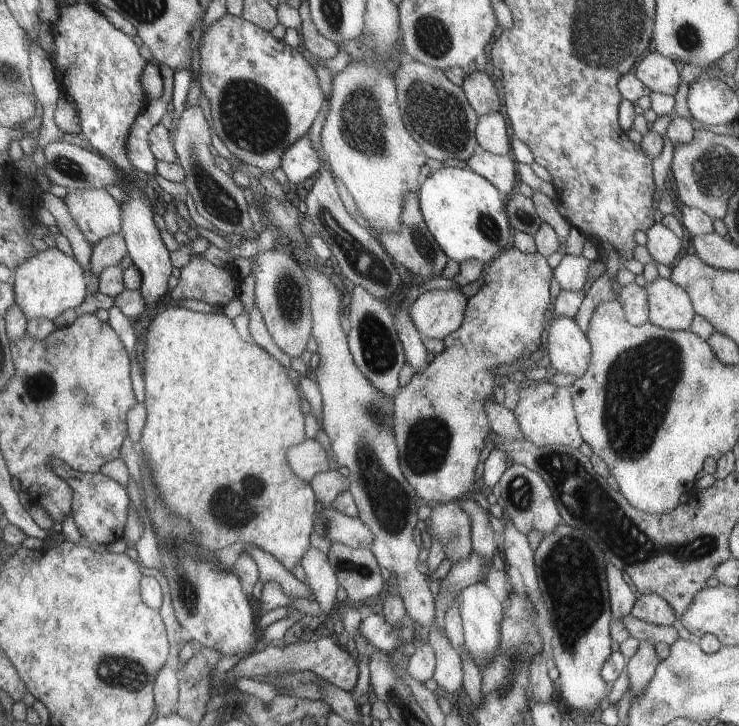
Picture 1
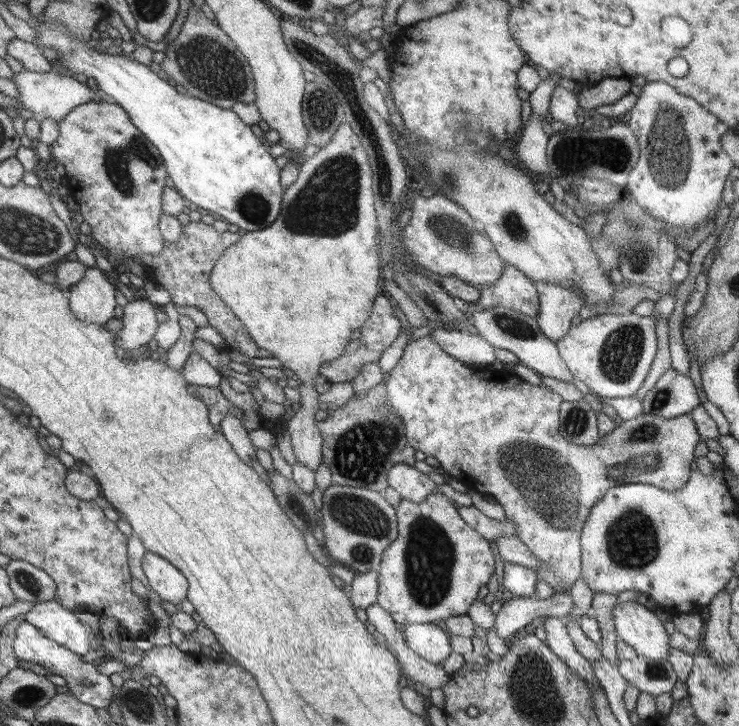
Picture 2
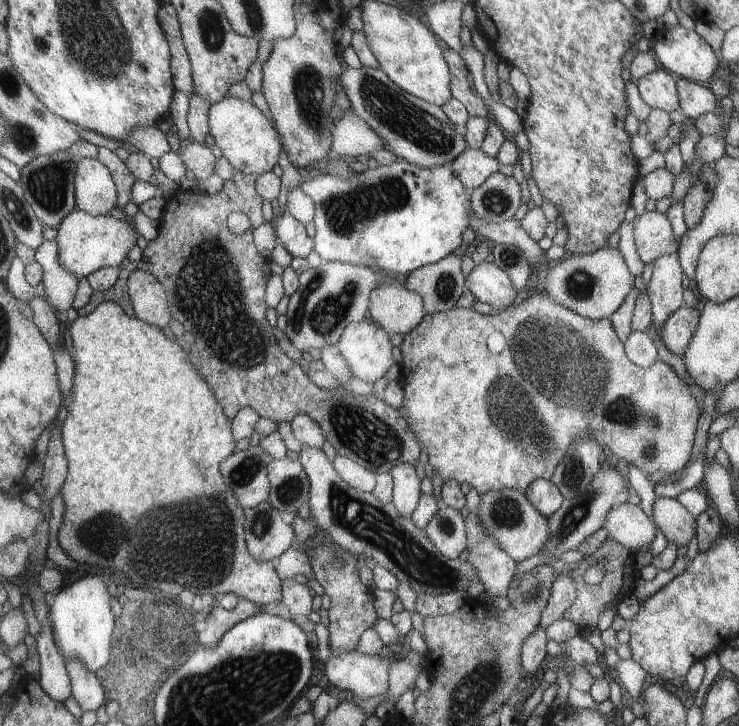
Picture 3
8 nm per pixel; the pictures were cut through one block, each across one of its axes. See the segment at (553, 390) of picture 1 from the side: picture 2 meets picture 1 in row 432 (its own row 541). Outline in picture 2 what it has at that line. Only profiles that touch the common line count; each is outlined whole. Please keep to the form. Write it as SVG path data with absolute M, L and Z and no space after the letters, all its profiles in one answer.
M430 336L408 344L402 359L387 374L388 407L402 419L415 450L434 456L451 478L481 494L492 496L517 526L516 536L540 562L535 572L559 592L581 578L581 534L593 506L612 489L626 483L650 484L662 490L680 490L690 478L694 448L700 440L690 416L664 419L640 414L606 434L592 446L568 442L561 433L563 398L543 384L530 385L506 370L474 372L460 359L446 354Z

